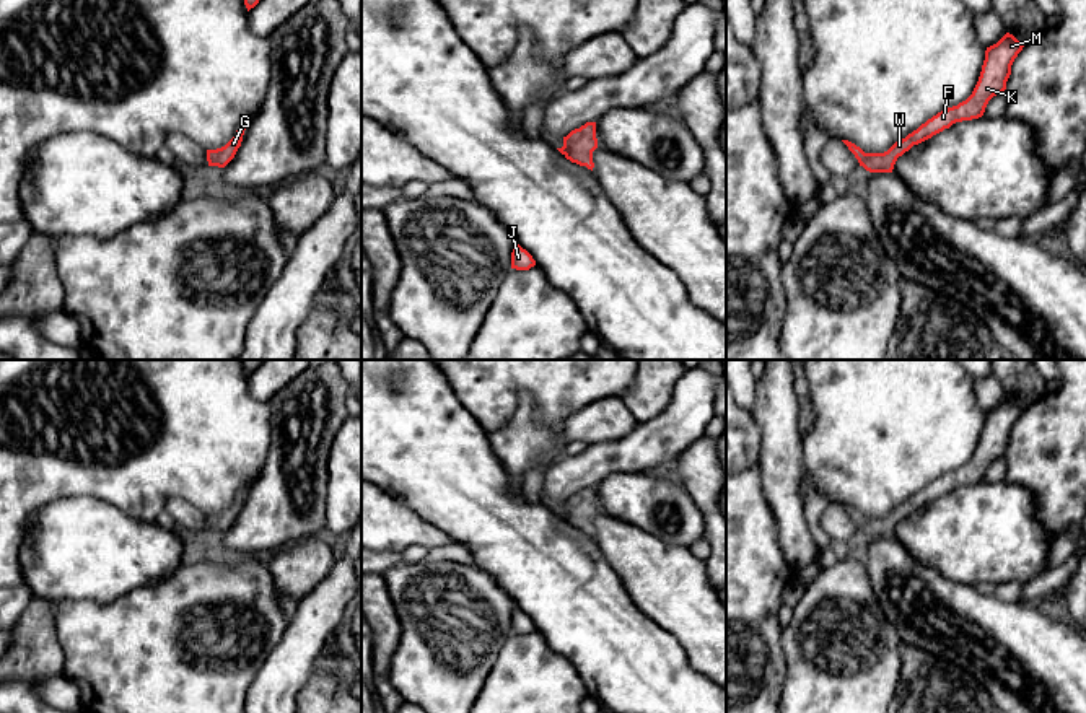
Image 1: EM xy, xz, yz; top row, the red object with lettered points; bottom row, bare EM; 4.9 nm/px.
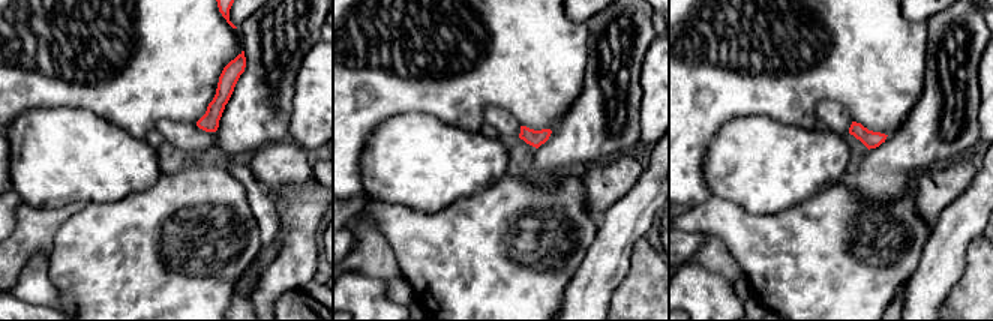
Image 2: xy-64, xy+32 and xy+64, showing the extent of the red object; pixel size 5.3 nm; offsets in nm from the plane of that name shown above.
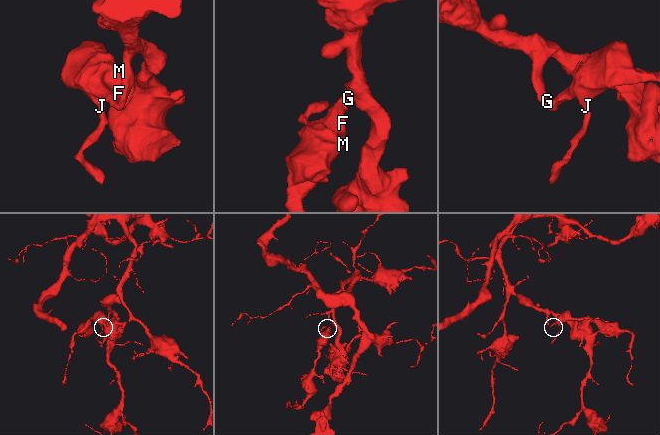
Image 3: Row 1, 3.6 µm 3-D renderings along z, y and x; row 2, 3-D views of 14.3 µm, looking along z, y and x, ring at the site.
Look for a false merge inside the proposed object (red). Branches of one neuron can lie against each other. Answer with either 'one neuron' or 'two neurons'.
one neuron

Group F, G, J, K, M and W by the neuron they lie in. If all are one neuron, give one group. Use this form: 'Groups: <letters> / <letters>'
Groups: F G J K M W

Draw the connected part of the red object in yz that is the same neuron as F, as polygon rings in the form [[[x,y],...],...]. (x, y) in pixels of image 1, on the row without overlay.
[[[1006,397],[996,409],[987,412],[982,436],[972,459],[957,470],[943,474],[928,483],[905,503],[896,506],[887,516],[865,518],[860,511],[848,505],[842,506],[866,536],[892,537],[897,523],[909,516],[913,510],[931,503],[956,487],[982,482],[988,466],[1006,454],[1011,430],[1023,412],[1024,409],[1009,397]]]

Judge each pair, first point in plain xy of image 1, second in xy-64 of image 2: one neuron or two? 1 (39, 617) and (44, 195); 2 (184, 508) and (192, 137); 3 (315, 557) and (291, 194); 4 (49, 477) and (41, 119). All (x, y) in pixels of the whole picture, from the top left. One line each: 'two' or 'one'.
1: two
2: one
3: two
4: two

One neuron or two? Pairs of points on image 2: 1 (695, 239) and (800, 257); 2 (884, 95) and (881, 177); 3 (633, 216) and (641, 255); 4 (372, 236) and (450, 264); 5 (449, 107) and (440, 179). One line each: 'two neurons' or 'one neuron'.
1: two neurons
2: two neurons
3: two neurons
4: two neurons
5: two neurons

